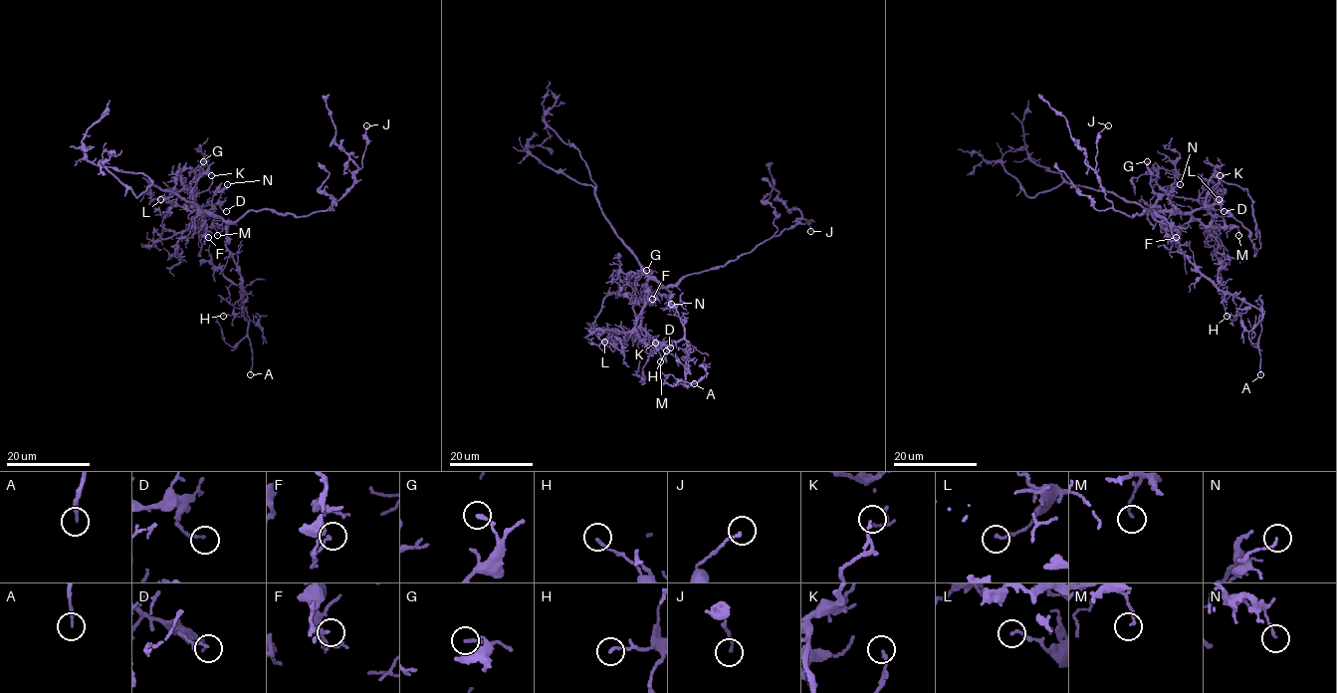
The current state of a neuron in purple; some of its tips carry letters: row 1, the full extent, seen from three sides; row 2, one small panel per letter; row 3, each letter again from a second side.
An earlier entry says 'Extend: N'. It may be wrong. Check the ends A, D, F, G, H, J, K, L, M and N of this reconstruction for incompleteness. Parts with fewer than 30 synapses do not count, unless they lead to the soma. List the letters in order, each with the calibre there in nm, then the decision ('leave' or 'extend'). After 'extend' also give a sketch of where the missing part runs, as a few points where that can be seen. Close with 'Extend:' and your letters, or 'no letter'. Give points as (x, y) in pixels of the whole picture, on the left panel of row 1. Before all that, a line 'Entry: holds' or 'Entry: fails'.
Entry: fails
A: calibre 180 nm; extend
D: calibre 140 nm; leave
F: calibre 150 nm; leave
G: calibre 140 nm; leave
H: calibre 140 nm; leave
J: calibre 150 nm; leave
K: calibre 140 nm; leave
L: calibre 140 nm; leave
M: calibre 120 nm; leave
N: calibre 110 nm; leave
Extend: A

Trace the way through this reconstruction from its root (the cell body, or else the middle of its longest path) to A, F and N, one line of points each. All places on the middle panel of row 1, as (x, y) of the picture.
A: (665, 287), (670, 292), (670, 303), (684, 329), (685, 383), (694, 383)
F: (665, 287), (649, 280), (648, 297), (652, 299)
N: (665, 287), (650, 280), (645, 298), (652, 303), (657, 291), (664, 294), (671, 304)

